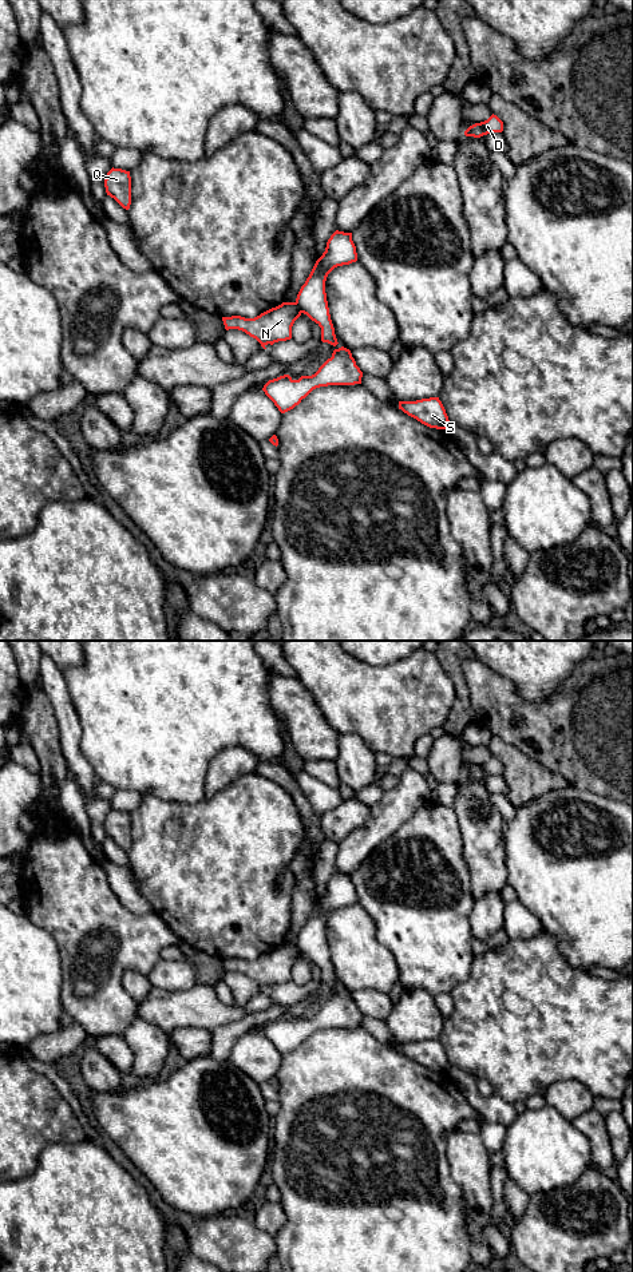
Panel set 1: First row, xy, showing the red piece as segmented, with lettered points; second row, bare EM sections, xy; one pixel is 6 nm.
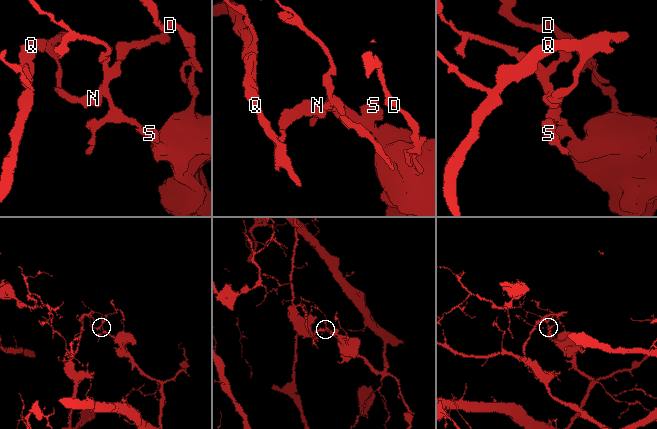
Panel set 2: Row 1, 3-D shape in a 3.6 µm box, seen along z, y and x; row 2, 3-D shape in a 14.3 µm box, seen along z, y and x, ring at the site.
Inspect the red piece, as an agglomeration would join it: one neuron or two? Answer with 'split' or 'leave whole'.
split

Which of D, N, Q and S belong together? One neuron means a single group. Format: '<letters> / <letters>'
D S / N Q

